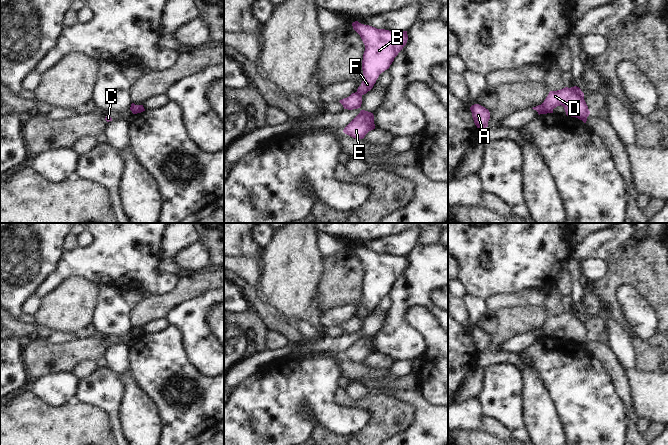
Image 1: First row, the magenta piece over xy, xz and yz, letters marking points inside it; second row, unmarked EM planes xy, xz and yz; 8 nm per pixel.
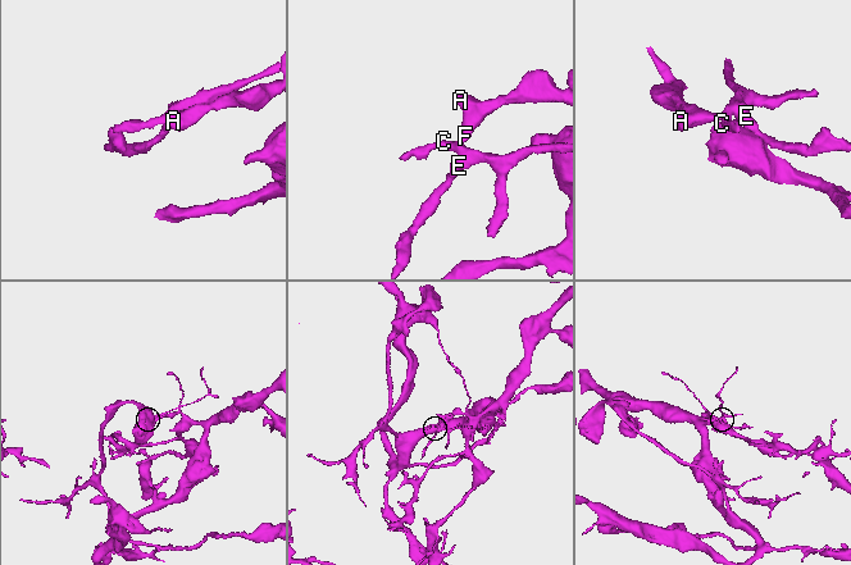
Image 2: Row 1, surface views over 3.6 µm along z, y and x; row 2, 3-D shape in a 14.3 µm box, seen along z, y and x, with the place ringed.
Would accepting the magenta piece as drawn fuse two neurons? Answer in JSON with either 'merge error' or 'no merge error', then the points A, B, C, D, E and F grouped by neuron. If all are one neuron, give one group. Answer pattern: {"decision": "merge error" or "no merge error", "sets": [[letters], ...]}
{"decision": "merge error", "sets": [["A", "B", "F"], ["C", "D", "E"]]}

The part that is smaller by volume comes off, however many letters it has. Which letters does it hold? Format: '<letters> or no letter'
C, D, E

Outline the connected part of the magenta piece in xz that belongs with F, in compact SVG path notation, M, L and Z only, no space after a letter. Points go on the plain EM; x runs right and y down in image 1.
M358 245L353 246L352 250L365 269L362 284L364 302L357 313L360 319L364 319L373 312L379 299L389 293L394 282L406 269L408 259L407 255L377 253Z

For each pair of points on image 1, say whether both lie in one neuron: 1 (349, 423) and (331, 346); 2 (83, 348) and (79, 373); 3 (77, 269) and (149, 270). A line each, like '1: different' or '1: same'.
1: different
2: different
3: same

